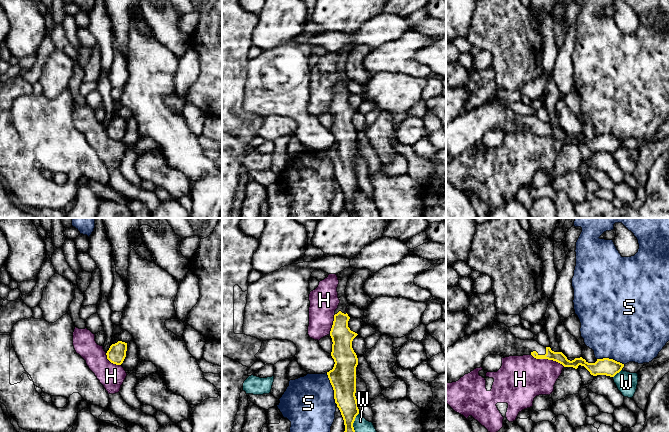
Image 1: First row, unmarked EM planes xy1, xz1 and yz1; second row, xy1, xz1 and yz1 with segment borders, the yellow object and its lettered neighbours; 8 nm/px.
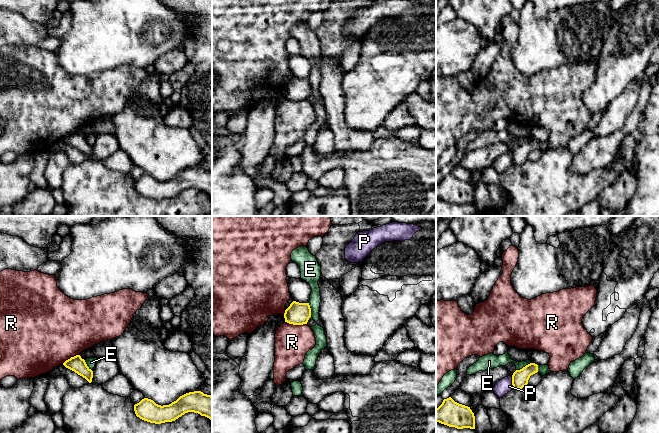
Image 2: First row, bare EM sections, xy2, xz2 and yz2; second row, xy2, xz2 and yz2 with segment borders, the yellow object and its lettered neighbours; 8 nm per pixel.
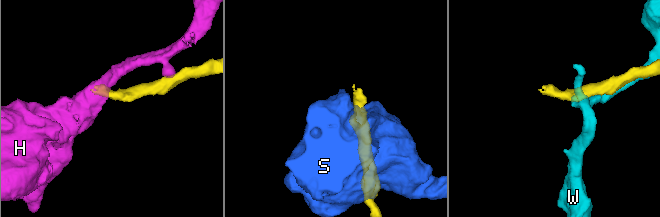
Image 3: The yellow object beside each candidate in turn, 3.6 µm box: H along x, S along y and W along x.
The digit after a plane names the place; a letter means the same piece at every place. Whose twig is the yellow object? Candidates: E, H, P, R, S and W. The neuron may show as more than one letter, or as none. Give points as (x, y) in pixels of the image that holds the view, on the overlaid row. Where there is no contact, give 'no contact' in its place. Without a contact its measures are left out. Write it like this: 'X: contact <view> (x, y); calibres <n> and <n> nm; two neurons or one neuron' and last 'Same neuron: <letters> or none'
E: contact yz2 (523, 367); calibres 130 and 110 nm; two neurons
H: contact yz1 (548, 359); calibres 90 and 360 nm; two neurons
P: contact yz2 (512, 383); calibres 130 and 120 nm; two neurons
R: contact xz2 (296, 324); calibres 180 and 280 nm; two neurons
S: contact xz1 (333, 388); calibres 220 and 420 nm; two neurons
W: contact xz1 (353, 422); calibres 180 and 120 nm; two neurons
Same neuron: none

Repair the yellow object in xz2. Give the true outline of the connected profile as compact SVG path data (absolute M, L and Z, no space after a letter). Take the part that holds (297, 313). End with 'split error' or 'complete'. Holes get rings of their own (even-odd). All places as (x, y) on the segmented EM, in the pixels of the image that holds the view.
M293 301L285 310L285 322L293 325L307 324L311 317L311 308L309 303L299 303Z | complete

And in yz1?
M492 321L484 329L472 335L466 335L452 346L446 348L446 381L448 383L456 382L465 374L470 373L476 368L480 368L488 355L500 355L502 358L532 355L536 359L556 361L564 367L577 369L579 365L584 366L593 376L606 375L614 377L624 367L624 364L609 358L597 359L595 363L588 363L582 357L570 361L562 352L554 352L550 347L544 347L535 340L521 340L516 338L504 323Z | split error

